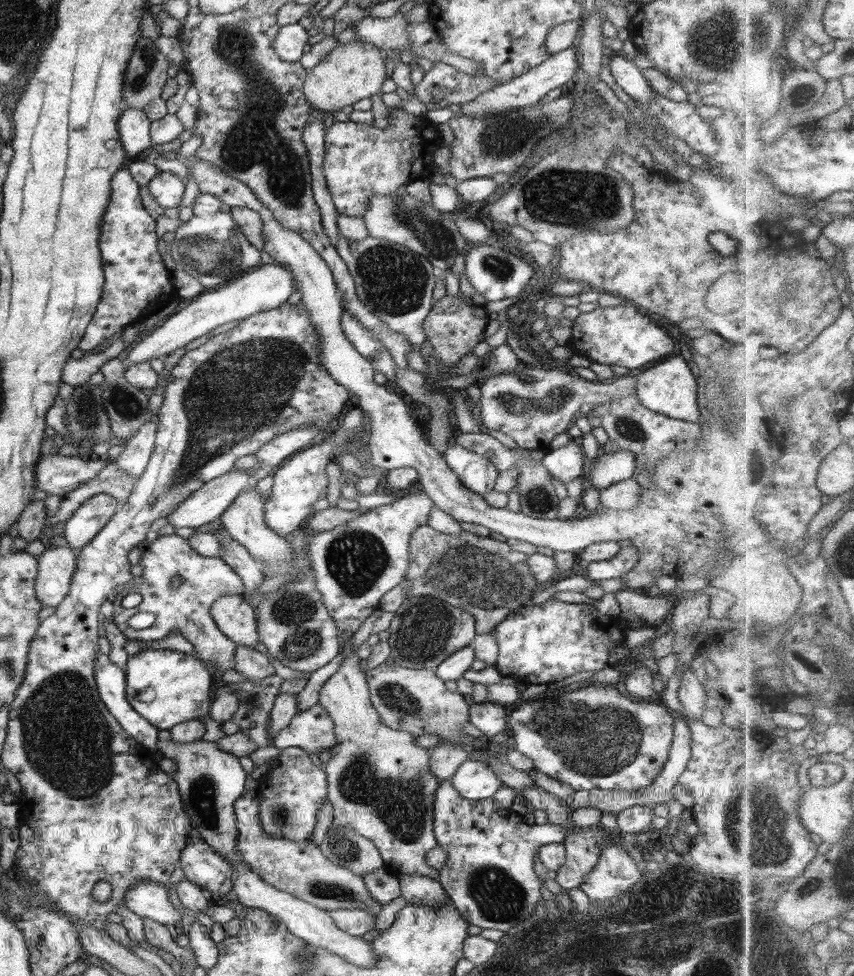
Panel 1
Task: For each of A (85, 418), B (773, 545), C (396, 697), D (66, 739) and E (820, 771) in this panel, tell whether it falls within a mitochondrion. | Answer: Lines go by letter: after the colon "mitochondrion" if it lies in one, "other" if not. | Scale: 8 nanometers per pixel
A: mitochondrion
B: other
C: mitochondrion
D: mitochondrion
E: other

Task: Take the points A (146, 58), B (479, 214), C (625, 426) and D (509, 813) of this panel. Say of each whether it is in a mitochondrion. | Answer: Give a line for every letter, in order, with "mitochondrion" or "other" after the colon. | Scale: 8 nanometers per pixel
A: mitochondrion
B: other
C: mitochondrion
D: other

